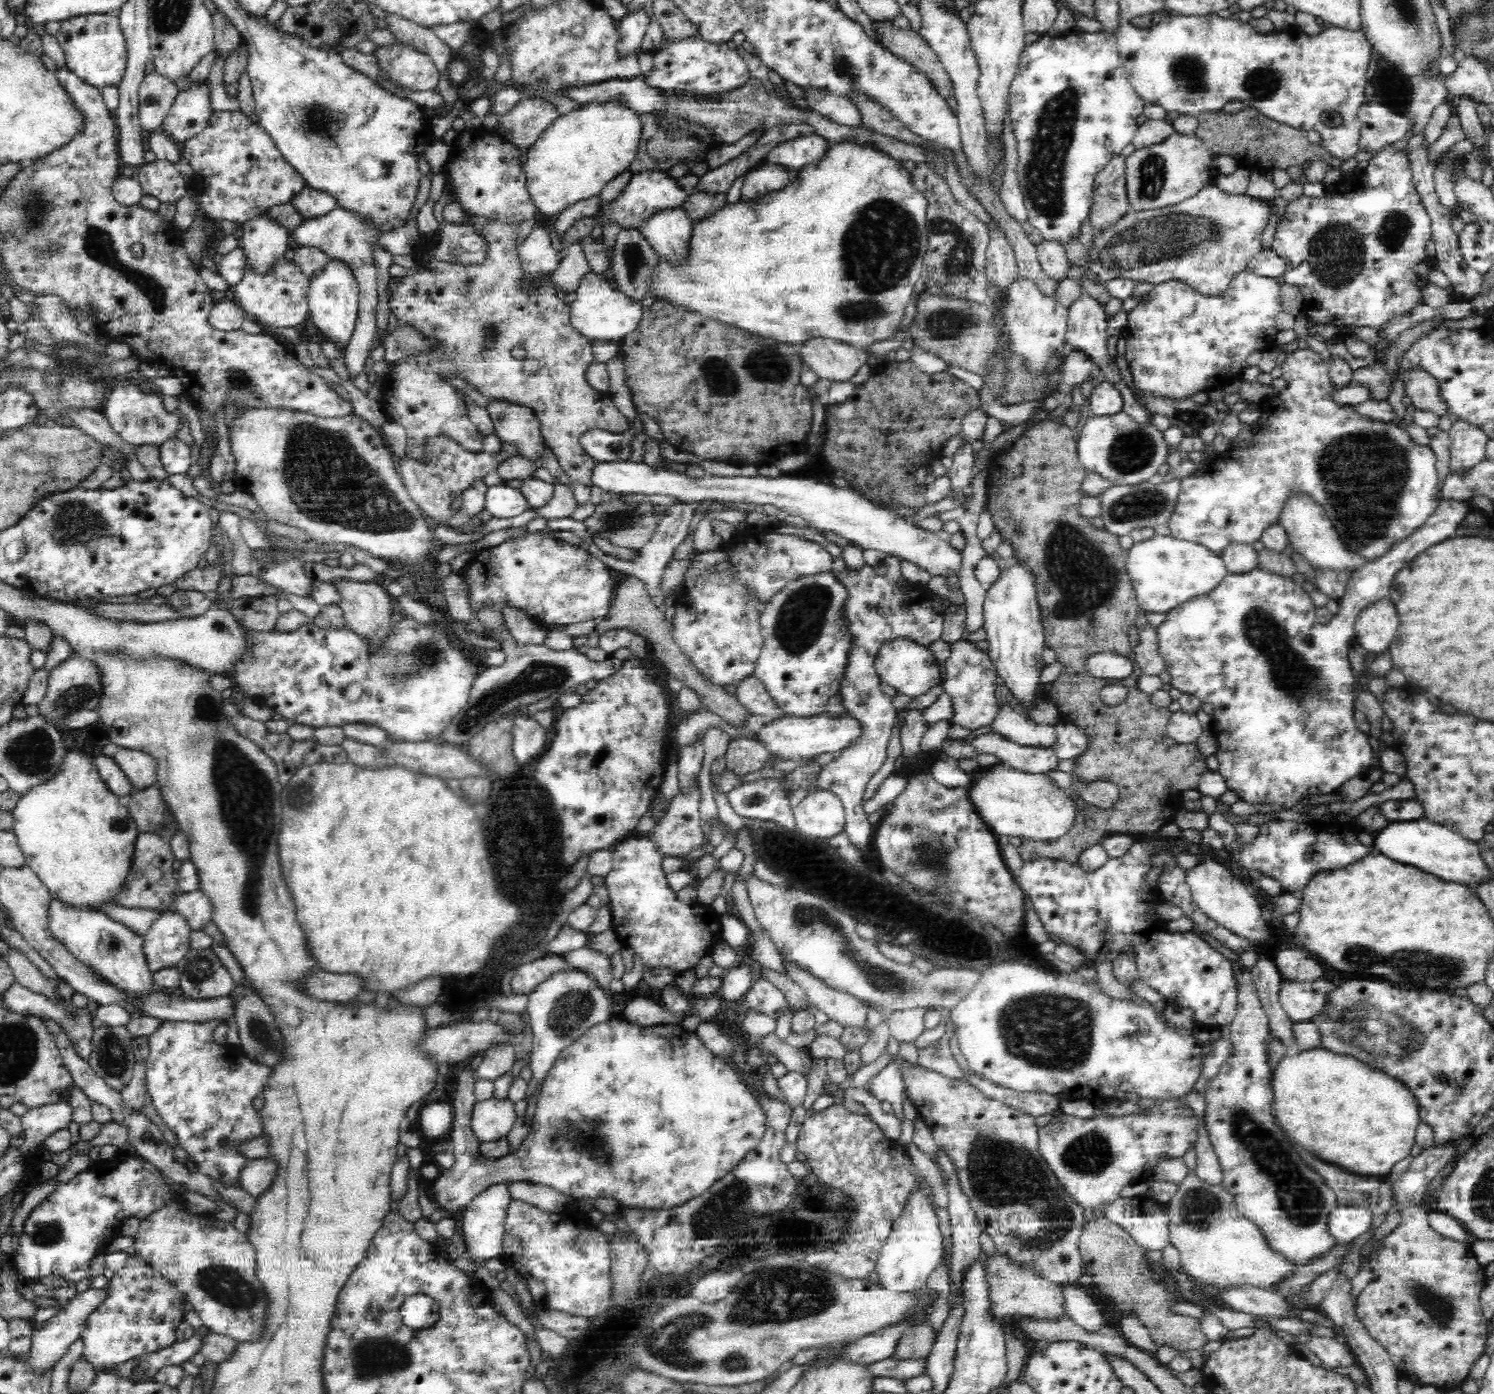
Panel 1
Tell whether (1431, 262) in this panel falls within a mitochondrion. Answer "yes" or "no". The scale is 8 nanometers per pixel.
no

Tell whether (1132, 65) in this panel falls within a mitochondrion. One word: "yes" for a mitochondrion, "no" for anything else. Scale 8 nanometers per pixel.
no

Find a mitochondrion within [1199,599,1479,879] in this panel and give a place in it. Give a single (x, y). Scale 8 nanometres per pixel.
(1301, 683)

